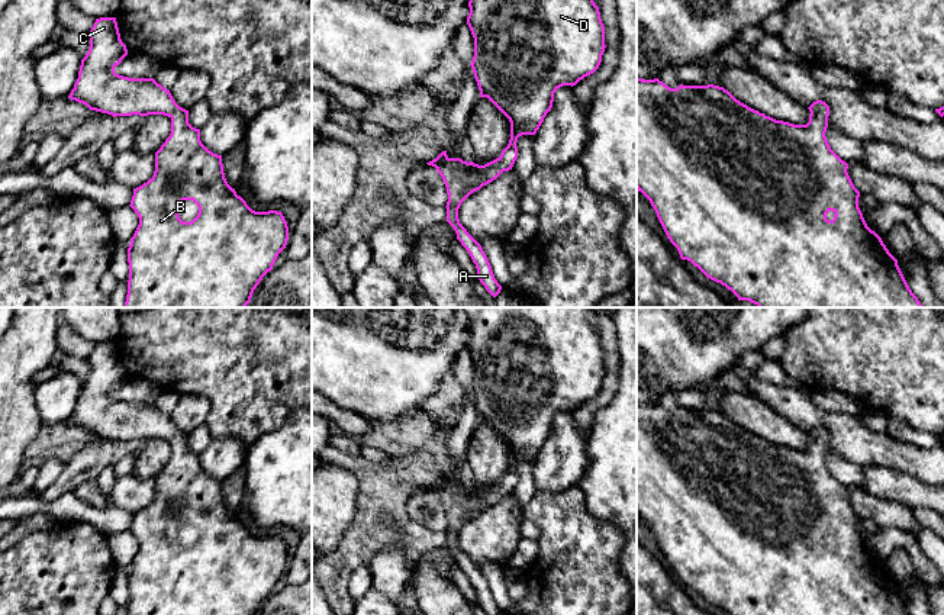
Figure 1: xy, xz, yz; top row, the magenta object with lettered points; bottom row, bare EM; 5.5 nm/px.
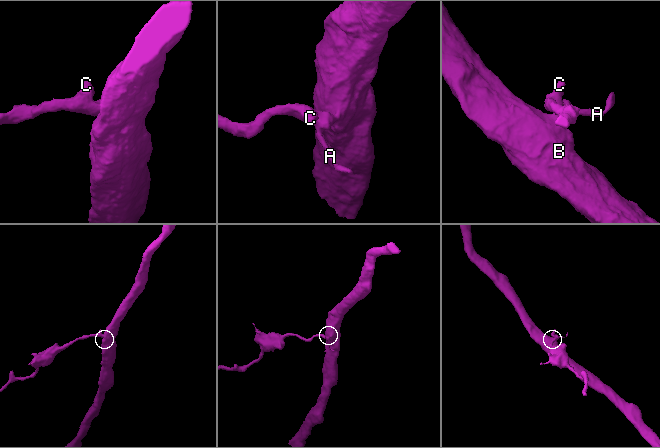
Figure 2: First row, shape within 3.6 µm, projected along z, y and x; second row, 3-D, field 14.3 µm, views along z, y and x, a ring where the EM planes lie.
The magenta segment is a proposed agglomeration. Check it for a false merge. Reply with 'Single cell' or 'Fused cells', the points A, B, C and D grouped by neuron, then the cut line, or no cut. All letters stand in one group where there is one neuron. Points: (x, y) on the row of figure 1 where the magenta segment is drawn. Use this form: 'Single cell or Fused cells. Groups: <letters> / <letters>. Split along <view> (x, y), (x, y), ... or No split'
Single cell. Groups: A B C D. No split

